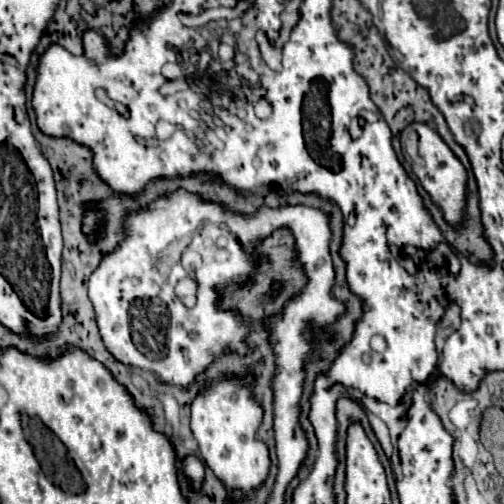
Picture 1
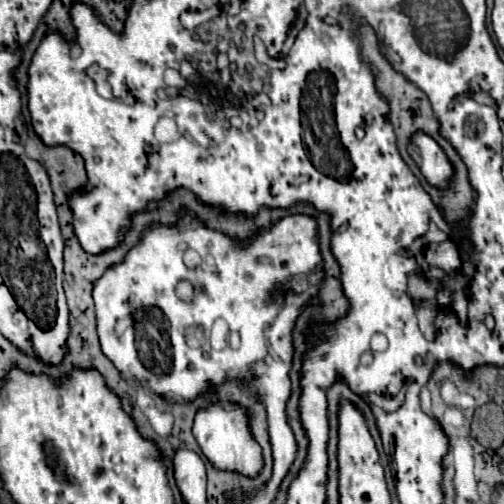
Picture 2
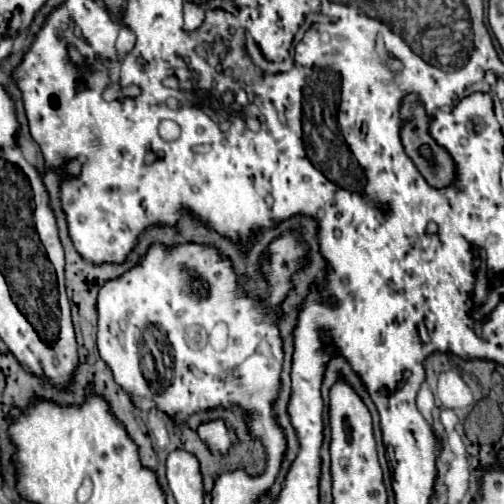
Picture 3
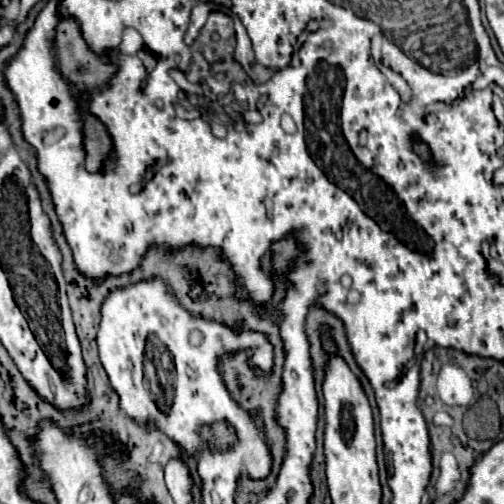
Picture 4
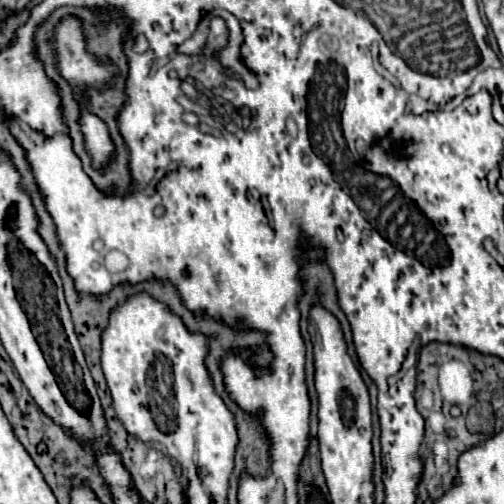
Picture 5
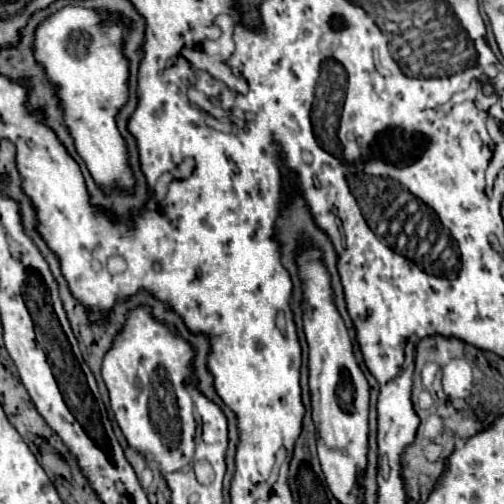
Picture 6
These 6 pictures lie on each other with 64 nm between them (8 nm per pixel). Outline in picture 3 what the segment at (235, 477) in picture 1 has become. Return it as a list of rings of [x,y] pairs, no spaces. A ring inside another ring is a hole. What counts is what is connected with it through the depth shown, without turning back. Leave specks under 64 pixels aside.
[[[208,422],[208,424],[198,428],[198,434],[200,434],[202,440],[206,440],[206,444],[212,450],[218,450],[218,452],[228,450],[230,444],[232,444],[228,428],[224,426],[224,422]]]

